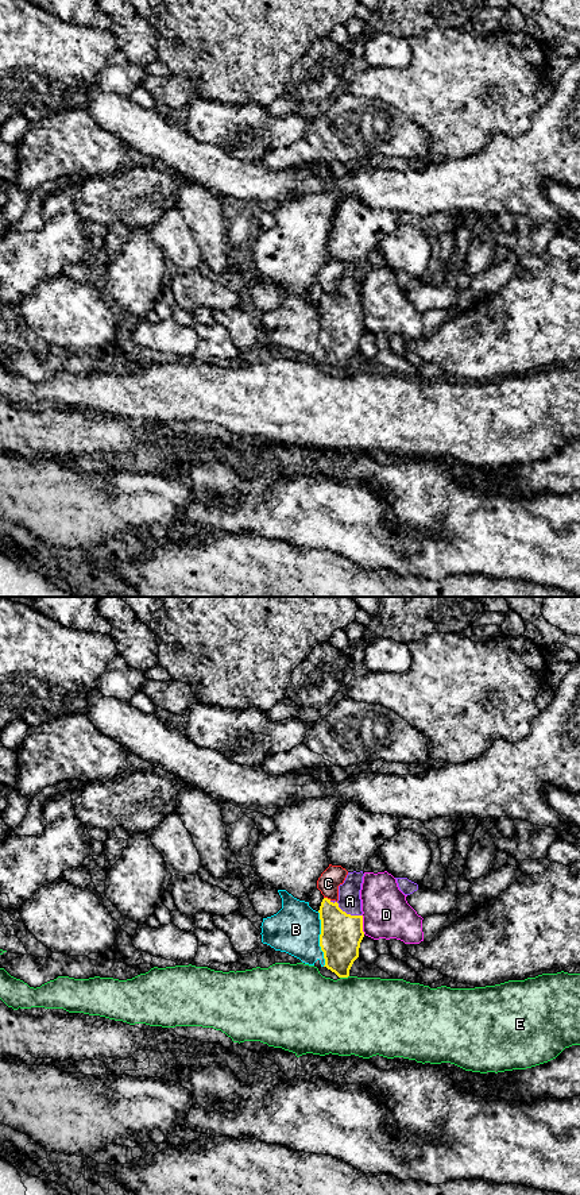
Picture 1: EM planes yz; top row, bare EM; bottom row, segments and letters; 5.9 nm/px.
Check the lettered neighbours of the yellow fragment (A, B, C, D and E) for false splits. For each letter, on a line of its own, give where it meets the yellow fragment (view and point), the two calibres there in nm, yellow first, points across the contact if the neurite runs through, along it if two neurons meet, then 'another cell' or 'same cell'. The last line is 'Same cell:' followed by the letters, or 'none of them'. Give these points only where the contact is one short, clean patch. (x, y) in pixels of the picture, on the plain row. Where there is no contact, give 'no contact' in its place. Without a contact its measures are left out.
A: contact yz (344, 307); calibres 240 and 130 nm; way yz (341, 328), (344, 307), (350, 296); same cell
B: contact yz (320, 334); calibres 240 and 300 nm; border yz (317, 307), (324, 361); another cell
C: contact yz (327, 293); calibres 240 and 130 nm; another cell
D: contact yz (362, 319); calibres 240 and 280 nm; another cell
E: contact yz (344, 372); calibres 240 and 460 nm; border yz (348, 370), (340, 373); another cell
Same cell: A

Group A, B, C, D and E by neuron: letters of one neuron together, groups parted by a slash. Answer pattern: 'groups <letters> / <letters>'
groups A / B / C / D / E

